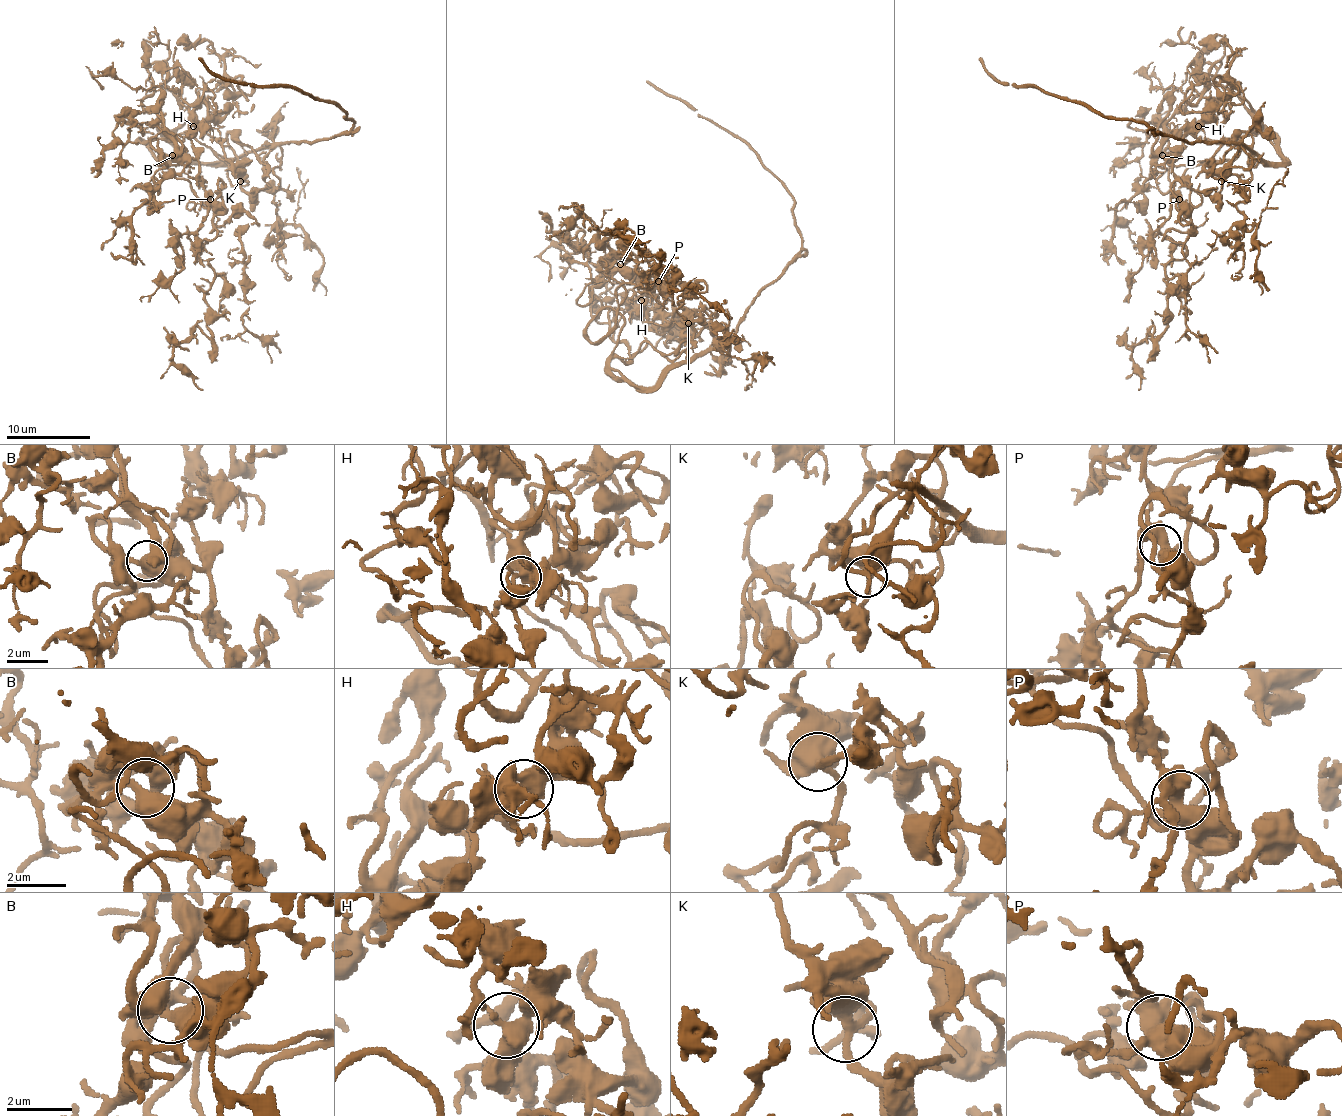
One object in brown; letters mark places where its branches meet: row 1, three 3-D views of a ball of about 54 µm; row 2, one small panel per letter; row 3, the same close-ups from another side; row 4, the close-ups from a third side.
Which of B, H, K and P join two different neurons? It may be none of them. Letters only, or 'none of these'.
none of these

